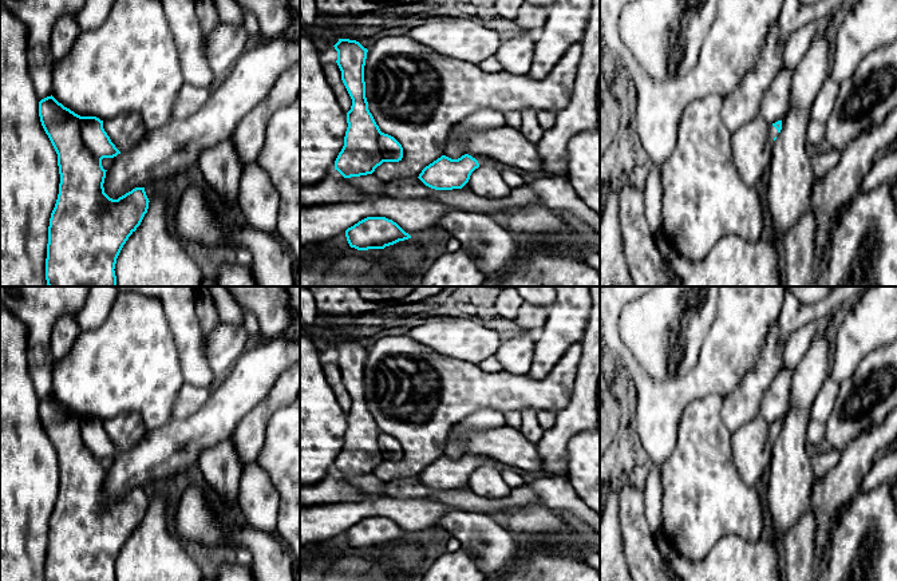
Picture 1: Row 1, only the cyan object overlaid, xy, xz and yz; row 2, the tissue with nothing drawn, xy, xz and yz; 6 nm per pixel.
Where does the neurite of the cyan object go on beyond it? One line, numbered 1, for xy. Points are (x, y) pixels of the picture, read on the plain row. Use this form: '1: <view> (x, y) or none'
1: none

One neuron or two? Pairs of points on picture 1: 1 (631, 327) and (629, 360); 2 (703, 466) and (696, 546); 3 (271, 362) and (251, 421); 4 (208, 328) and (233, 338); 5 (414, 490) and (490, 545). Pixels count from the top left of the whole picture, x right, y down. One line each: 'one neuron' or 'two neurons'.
1: two neurons
2: one neuron
3: two neurons
4: two neurons
5: two neurons

